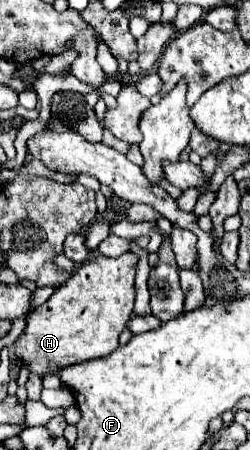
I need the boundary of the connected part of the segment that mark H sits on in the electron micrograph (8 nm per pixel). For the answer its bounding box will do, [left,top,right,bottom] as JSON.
[16,252,138,374]

